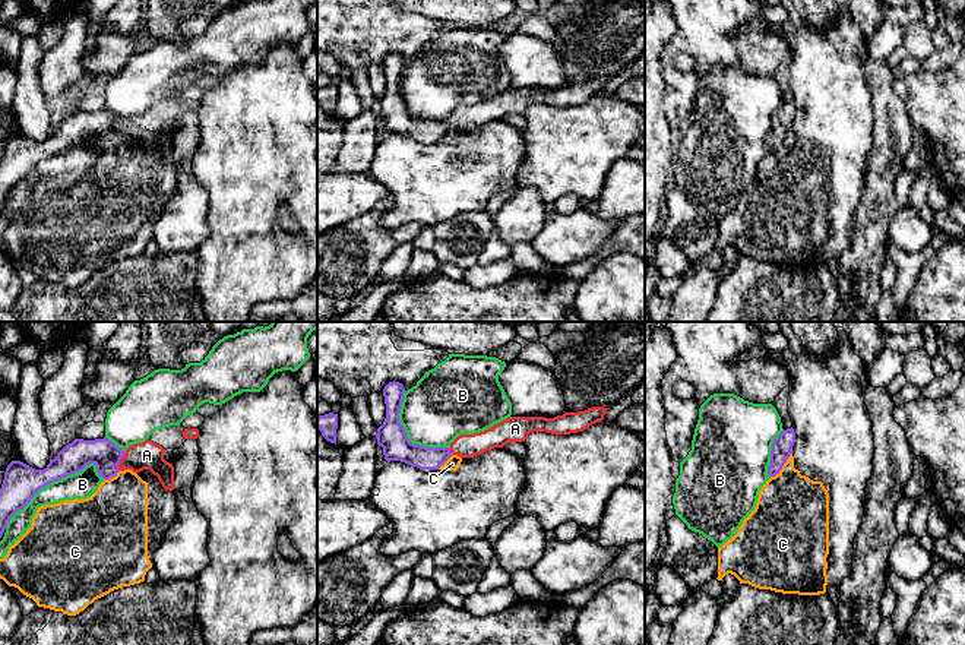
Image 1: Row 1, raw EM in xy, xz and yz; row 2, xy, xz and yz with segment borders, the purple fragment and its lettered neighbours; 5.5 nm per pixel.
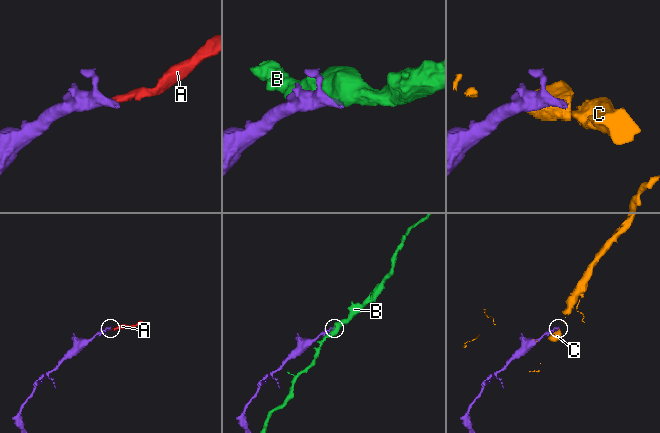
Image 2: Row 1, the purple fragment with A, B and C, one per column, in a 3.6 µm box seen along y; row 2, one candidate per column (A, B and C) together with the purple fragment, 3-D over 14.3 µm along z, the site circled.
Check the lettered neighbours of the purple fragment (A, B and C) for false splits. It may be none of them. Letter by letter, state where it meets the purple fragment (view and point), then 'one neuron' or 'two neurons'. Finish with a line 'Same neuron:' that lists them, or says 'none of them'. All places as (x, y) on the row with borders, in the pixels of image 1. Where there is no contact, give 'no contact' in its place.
A: contact xy (120, 459); one neuron
B: contact xy (48, 483); two neurons
C: contact yz (782, 465); two neurons
Same neuron: A

